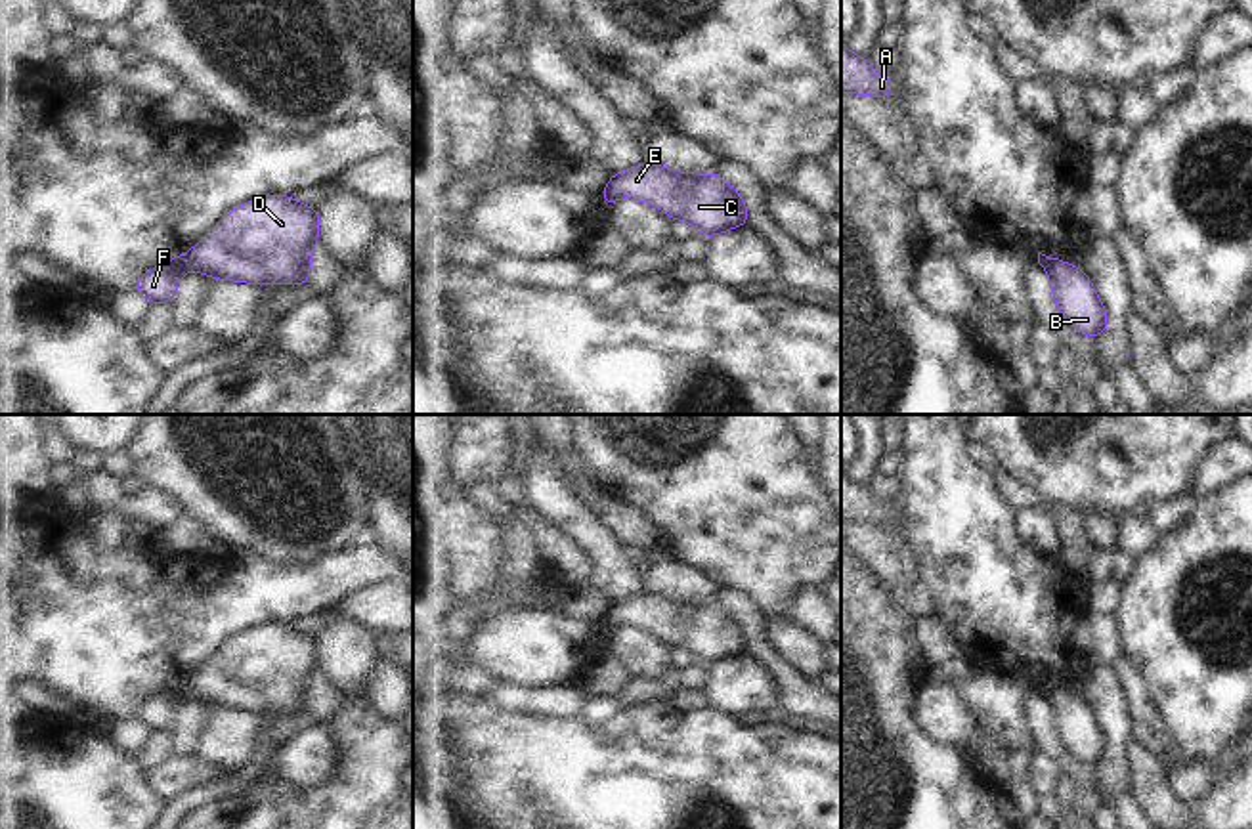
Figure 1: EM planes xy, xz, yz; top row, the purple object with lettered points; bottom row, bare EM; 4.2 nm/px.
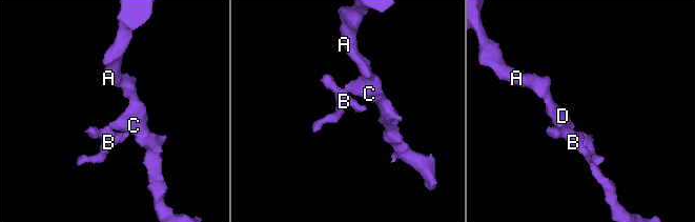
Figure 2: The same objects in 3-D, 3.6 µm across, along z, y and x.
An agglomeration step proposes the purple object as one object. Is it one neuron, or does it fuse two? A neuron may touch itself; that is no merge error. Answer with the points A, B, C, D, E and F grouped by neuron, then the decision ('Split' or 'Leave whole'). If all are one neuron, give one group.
Groups: A C D E / B F. Split.

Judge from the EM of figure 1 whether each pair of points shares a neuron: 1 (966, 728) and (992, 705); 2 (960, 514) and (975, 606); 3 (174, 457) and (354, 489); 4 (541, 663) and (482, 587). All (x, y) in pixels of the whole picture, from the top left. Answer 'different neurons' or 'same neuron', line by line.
1: different neurons
2: same neuron
3: same neuron
4: same neuron

